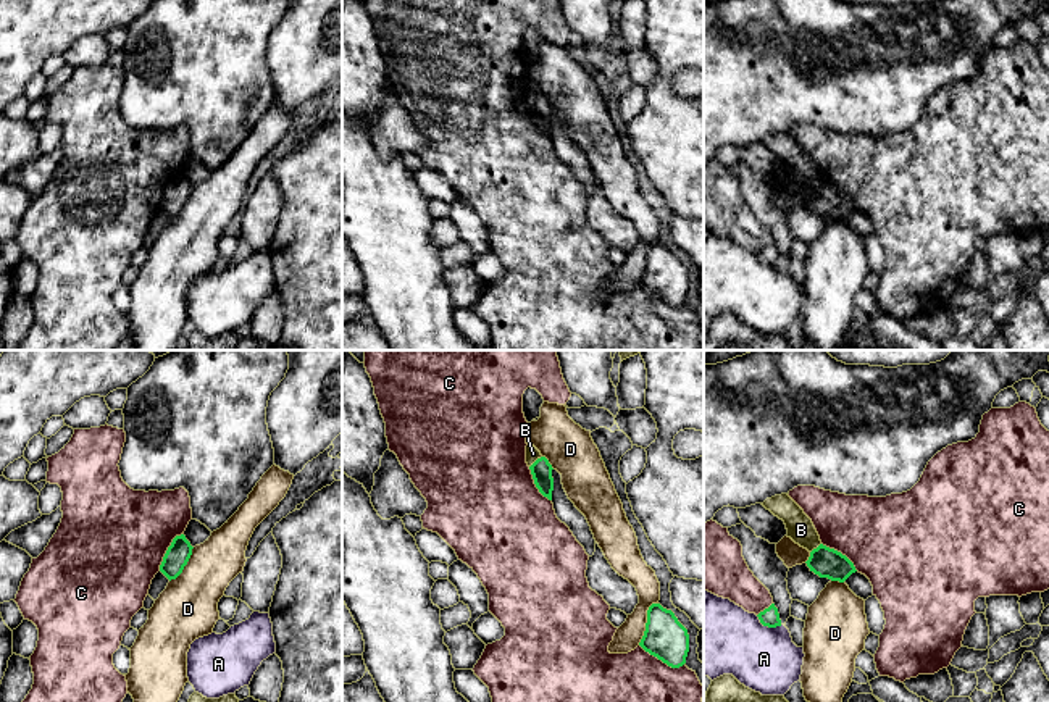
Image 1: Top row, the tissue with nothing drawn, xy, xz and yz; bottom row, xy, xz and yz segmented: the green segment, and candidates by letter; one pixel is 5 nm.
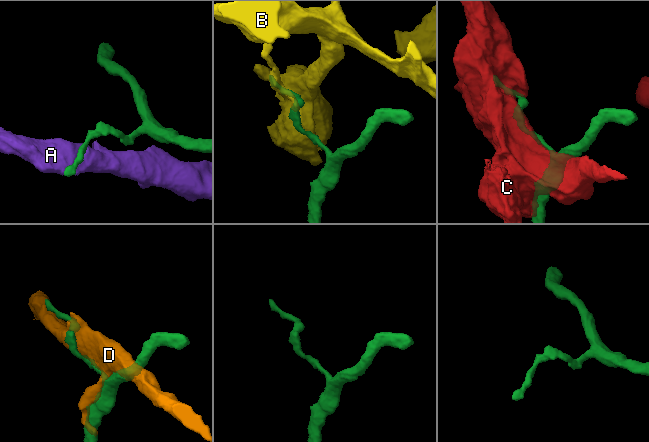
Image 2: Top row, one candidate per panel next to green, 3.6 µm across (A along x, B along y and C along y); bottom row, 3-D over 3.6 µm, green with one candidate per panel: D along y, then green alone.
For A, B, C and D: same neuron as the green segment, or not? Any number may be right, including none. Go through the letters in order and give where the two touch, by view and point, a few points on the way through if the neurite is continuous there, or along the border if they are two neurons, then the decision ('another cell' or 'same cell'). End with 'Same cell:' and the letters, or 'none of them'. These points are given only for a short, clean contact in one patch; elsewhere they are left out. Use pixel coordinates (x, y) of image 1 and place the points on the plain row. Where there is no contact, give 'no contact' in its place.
A: yz (768, 265) | another cell
B: xz (534, 100) | along xz (541, 94), (530, 105) | another cell
C: xz (662, 299) | another cell
D: xz (647, 260) | another cell
Same cell: none of them

